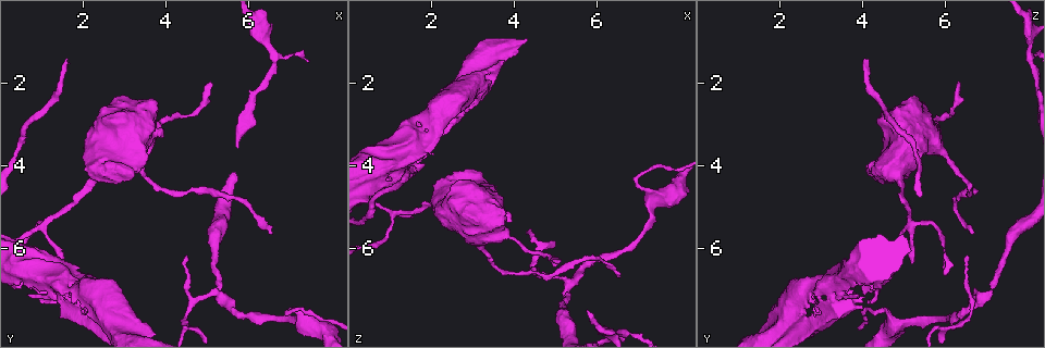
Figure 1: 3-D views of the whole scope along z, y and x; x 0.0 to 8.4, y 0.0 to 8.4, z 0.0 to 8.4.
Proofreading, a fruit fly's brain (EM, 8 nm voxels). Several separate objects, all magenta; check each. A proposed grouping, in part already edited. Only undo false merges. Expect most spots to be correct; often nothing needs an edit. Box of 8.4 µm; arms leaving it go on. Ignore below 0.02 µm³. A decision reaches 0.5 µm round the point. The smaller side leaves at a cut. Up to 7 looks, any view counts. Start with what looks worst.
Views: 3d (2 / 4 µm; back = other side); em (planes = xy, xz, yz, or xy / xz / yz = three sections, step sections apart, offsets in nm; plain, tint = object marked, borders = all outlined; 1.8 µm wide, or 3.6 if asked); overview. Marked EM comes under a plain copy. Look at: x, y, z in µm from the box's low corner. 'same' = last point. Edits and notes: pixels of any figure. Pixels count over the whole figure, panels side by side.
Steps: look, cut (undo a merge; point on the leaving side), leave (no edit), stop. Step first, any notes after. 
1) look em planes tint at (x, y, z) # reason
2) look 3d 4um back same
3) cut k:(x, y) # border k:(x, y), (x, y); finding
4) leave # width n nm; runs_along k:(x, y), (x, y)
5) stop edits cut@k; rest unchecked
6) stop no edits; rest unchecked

look em xy step 8 tint at (1.05, 5.35, 5.20) # sudden change in width

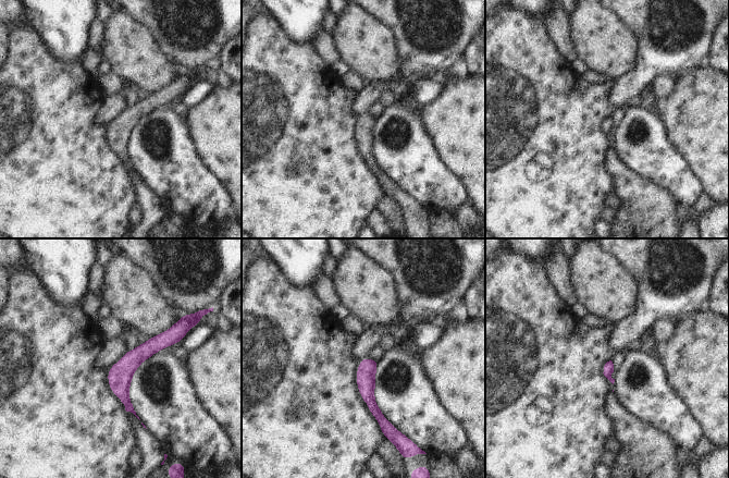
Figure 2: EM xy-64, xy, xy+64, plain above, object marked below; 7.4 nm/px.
leave # width 80 nm; runs_along 2:(180, 336), (123, 371), (128, 408); continuous, no second cell

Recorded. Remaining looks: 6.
look 3d 2um at (4.40, 7.70, 6.55) # abrupt turn

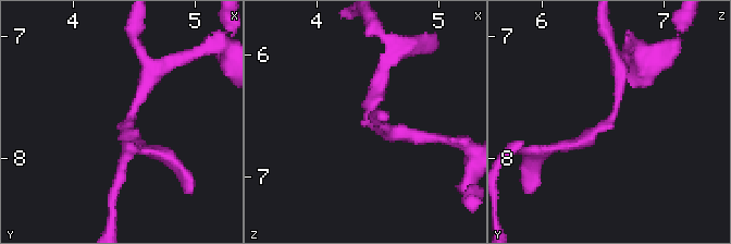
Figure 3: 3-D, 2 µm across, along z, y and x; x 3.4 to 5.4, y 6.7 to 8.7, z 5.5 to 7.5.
look em xz step 8 tint at (4.42, 7.70, 6.54)

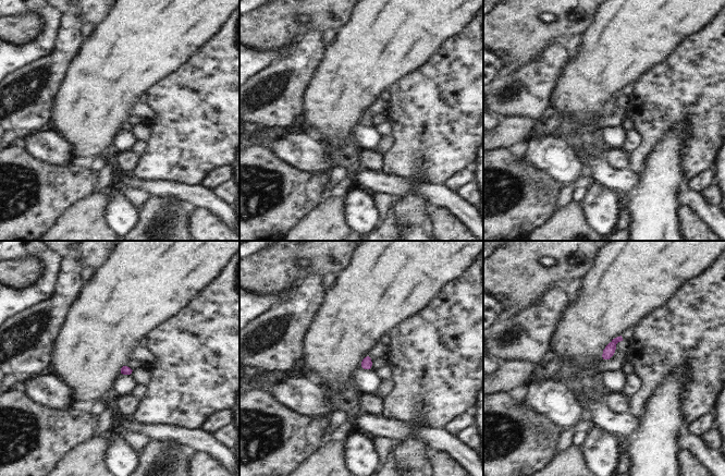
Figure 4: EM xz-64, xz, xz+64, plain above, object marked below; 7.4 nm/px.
leave # one cell here

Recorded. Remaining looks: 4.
look 3d 4um at (1.20, 6.55, 3.50) # thick turns thin

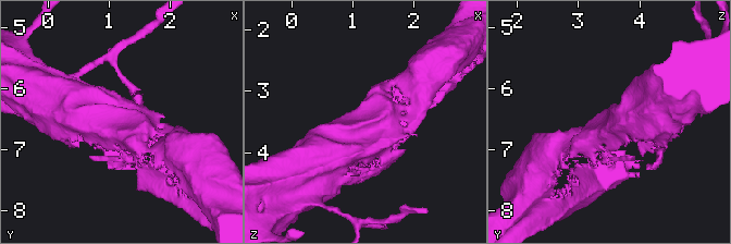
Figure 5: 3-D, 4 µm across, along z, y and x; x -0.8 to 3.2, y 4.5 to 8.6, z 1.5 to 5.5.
look em 3.6um xz step 8 tint at (1.20, 6.60, 3.55)

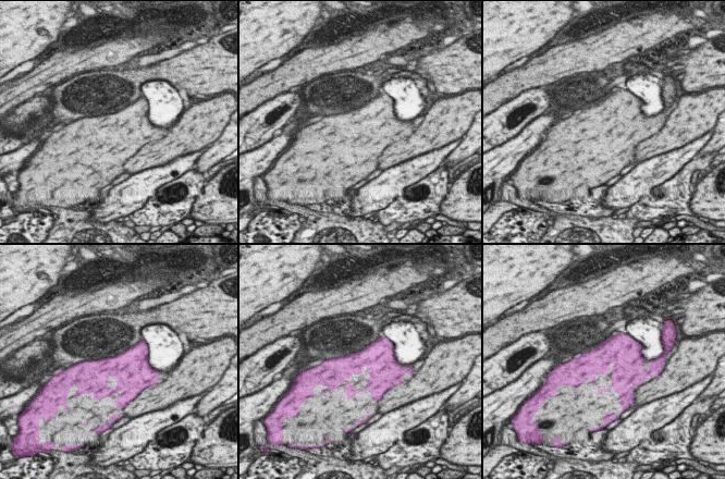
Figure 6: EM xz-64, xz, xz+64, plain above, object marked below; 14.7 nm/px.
look em 3.6um planes borders same # cut it another way

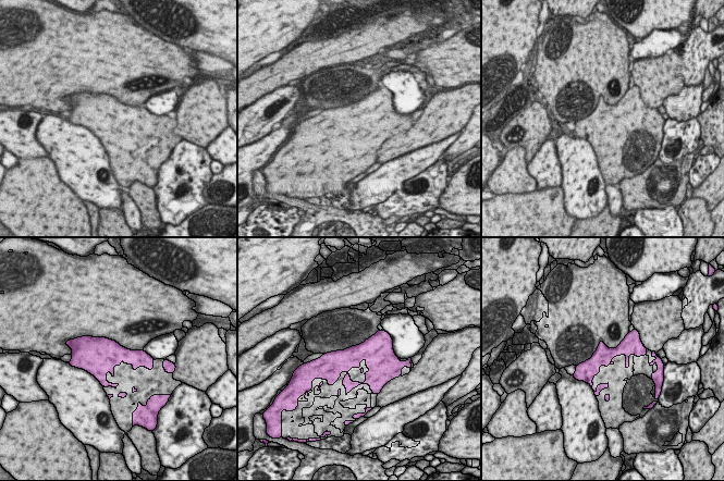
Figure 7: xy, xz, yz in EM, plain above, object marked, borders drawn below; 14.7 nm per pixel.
leave # all the same cell

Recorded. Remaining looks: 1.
stop no edits; rest unchecked

